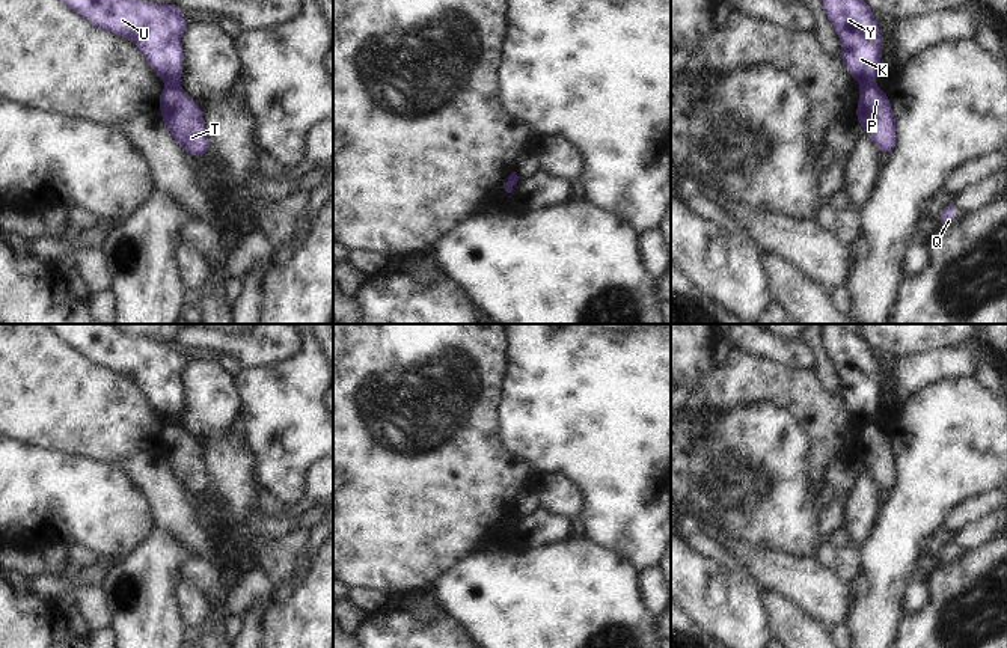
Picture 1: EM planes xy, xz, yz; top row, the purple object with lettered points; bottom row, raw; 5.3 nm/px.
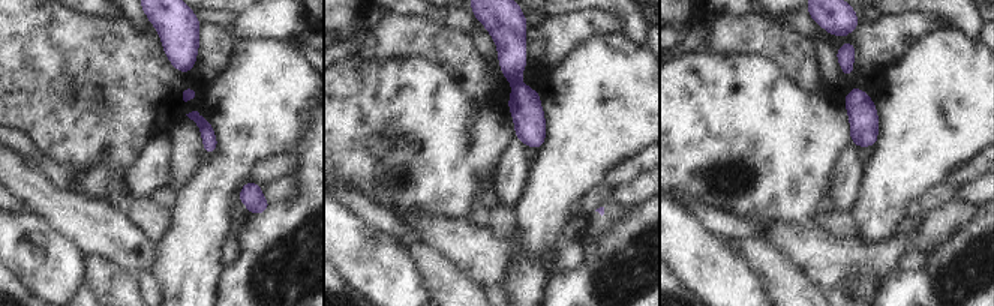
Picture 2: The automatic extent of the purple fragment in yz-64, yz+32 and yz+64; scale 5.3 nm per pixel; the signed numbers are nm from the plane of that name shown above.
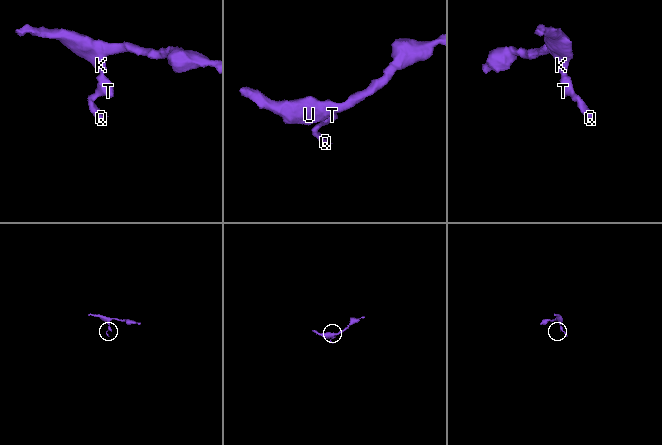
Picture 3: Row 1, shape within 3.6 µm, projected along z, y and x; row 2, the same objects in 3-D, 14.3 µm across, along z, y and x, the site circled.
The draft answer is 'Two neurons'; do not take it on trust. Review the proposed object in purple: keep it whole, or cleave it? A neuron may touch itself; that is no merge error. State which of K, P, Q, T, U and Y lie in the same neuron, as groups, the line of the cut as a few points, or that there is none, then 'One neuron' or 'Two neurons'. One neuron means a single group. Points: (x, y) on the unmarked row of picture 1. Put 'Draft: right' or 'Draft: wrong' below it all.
Groups: K U Y / P Q T. Split along yz (873, 418), (863, 424). Two neurons.
Draft: right

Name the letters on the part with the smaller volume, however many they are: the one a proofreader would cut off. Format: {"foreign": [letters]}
{"foreign": ["P", "Q", "T"]}

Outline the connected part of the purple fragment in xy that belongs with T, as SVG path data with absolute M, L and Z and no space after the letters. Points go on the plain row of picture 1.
M167 422L158 433L161 457L173 478L194 494L208 493L208 476L202 446L176 422Z

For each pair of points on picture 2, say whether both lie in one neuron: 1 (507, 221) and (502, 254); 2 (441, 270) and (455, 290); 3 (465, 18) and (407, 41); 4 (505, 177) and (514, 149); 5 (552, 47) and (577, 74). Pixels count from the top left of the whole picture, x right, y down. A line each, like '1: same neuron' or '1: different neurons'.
1: different neurons
2: same neuron
3: different neurons
4: same neuron
5: different neurons

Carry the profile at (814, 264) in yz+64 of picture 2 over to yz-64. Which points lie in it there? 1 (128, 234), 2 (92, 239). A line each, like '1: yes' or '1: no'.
1: yes
2: yes

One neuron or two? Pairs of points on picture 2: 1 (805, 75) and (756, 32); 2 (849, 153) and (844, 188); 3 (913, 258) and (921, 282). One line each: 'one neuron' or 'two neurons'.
1: one neuron
2: one neuron
3: two neurons

